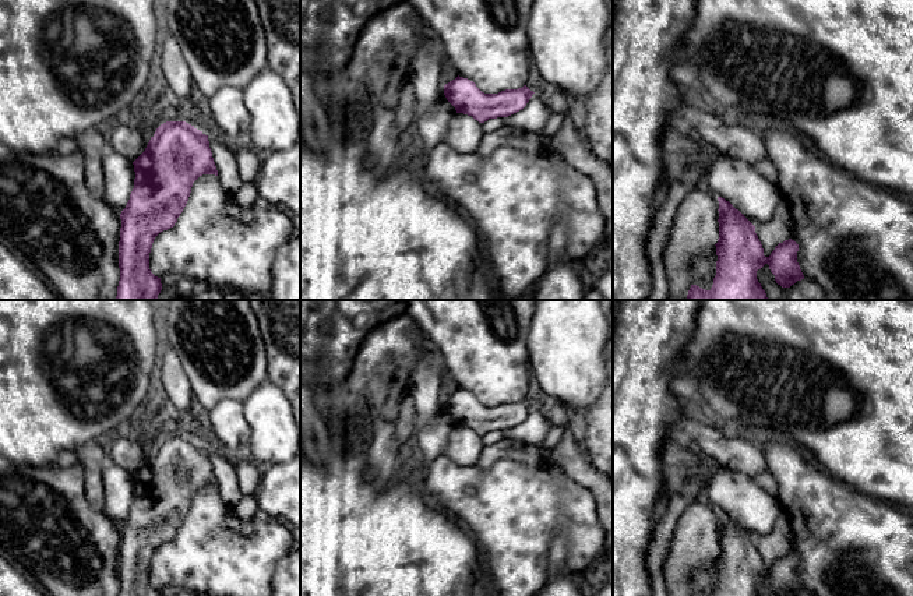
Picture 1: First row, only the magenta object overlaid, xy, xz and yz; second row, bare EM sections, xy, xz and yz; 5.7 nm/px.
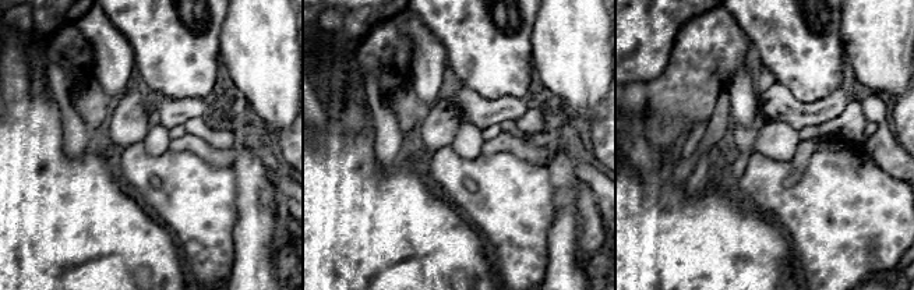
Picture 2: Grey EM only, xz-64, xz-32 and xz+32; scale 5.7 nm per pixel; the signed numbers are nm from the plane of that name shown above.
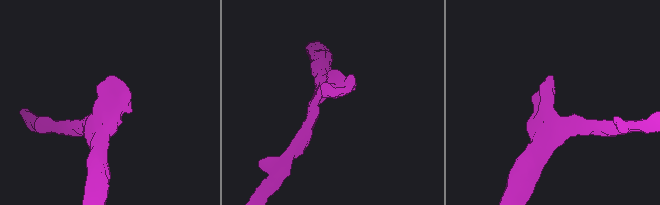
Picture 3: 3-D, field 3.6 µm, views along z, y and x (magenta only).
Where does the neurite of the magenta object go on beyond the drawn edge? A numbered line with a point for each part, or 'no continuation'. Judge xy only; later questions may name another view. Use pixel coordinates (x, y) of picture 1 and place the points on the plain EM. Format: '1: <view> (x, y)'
no continuation

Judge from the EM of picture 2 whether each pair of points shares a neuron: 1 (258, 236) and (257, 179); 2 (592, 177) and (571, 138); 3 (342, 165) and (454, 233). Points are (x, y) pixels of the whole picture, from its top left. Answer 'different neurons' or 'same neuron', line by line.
1: same neuron
2: same neuron
3: same neuron

